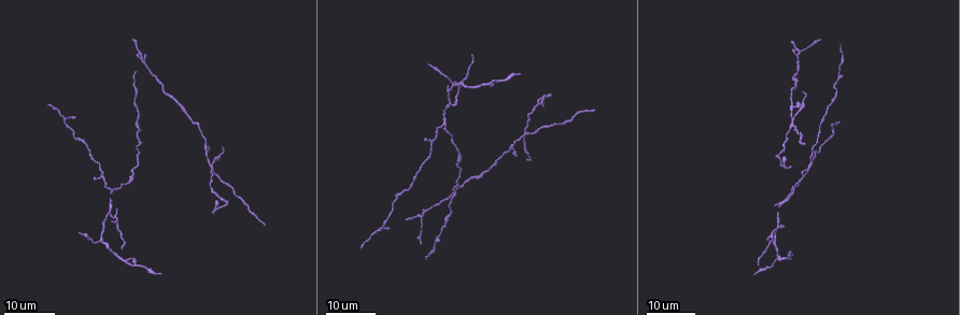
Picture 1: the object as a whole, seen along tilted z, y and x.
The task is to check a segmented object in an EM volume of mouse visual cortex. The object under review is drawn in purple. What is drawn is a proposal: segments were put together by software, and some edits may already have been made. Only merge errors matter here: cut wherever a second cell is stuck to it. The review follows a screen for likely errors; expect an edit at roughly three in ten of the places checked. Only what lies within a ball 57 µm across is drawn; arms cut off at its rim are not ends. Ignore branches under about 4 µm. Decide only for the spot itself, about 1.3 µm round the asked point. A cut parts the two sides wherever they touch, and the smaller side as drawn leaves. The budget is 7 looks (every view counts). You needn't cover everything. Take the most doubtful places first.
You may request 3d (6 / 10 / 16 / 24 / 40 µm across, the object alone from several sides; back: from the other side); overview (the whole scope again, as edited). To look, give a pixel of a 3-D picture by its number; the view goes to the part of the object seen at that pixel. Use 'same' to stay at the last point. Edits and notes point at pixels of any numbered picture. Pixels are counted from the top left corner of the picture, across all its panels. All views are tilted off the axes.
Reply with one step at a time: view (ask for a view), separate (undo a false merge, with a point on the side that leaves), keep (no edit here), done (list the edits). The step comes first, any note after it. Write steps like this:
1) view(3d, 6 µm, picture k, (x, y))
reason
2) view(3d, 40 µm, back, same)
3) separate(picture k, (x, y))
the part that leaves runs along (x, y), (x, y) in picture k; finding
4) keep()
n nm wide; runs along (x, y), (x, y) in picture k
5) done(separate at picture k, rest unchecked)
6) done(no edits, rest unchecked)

view(3d, 16 µm, picture 1, (442, 123))
a fork

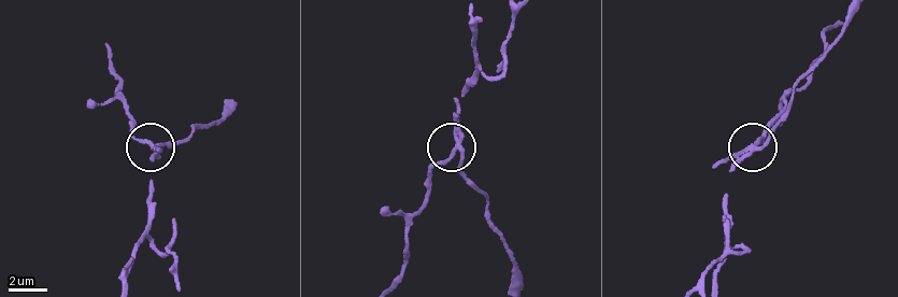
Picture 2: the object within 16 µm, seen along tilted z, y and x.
view(3d, 10 µm, picture 2, (151, 144))

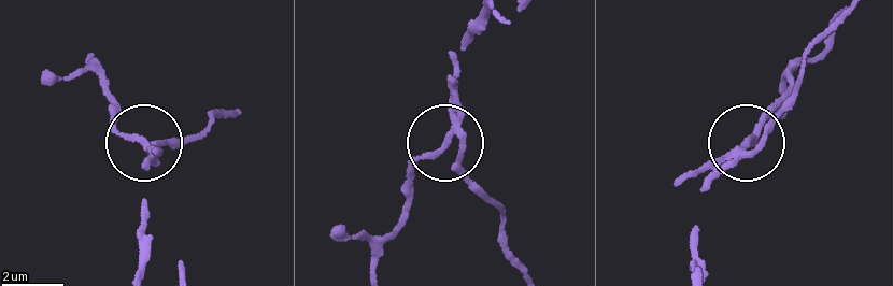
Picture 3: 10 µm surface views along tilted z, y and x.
separate(picture 3, (459, 166))
the part that leaves runs along (454, 117), (461, 162), (497, 208), (516, 268) in picture 3; two cells meet here

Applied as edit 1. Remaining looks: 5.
view(3d, 24 µm, picture 1, (141, 62))
side arm on a straight run

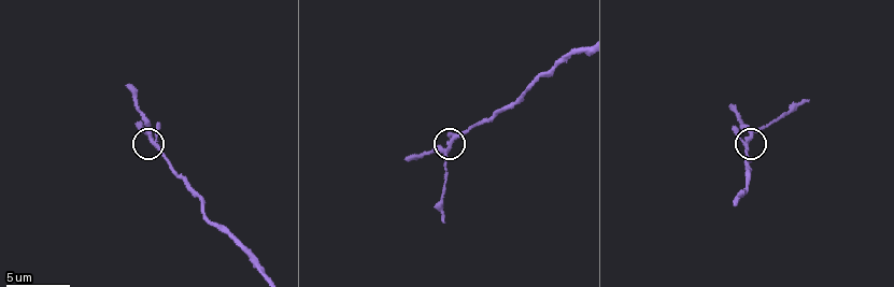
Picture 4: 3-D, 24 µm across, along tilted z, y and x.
view(3d, 6 µm, picture 4, (454, 137))
zoom in

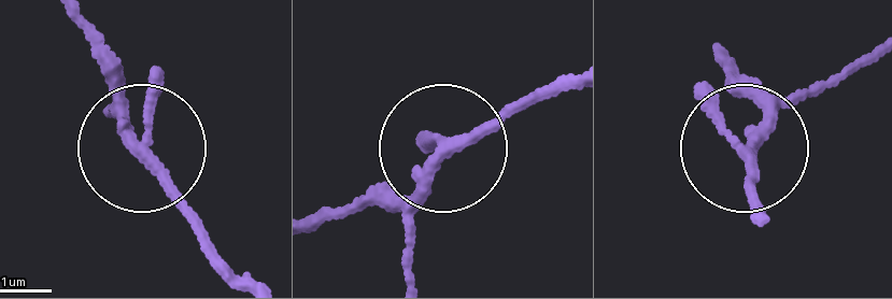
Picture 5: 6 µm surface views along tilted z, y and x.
keep()
3 arms; runs along (570, 90), (439, 161), (404, 261) in picture 5; all the same cell

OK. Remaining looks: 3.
view(3d, 24 µm, picture 1, (100, 242))
three-way junction

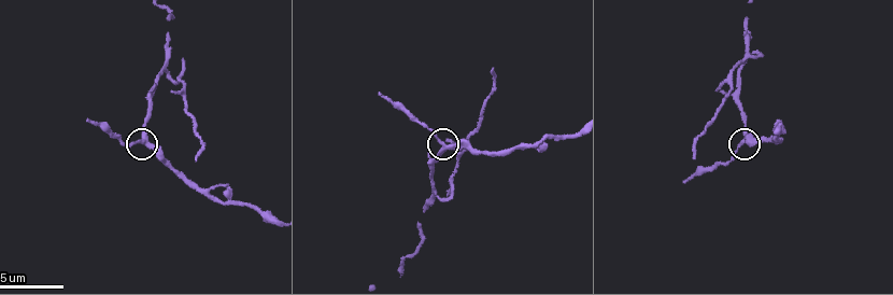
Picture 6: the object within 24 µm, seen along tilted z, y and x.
view(3d, 6 µm, picture 6, (445, 145))

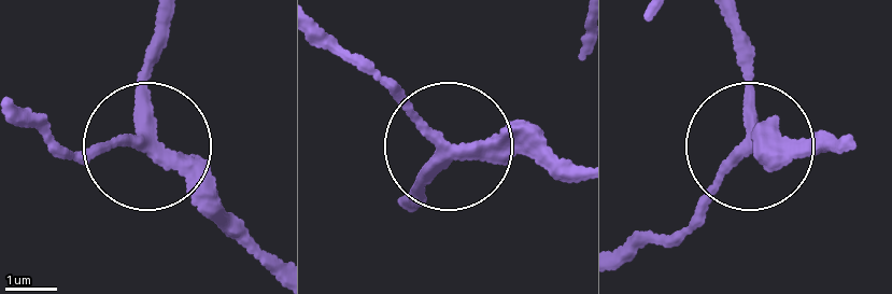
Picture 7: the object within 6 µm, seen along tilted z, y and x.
keep()
230 nm wide; all the same cell

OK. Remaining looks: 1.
done(separate at picture 3, rest unchecked)

